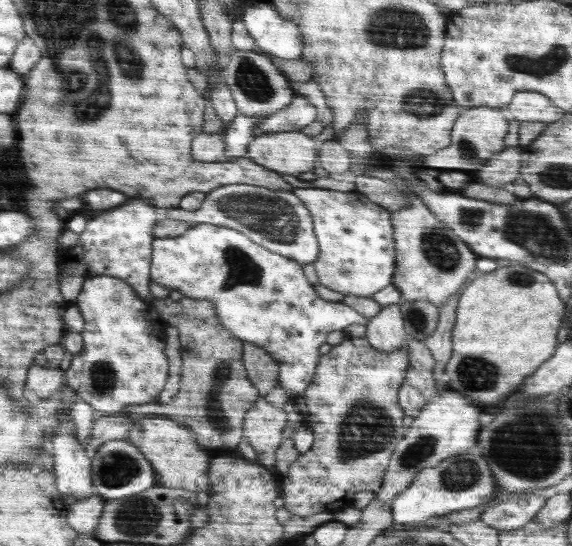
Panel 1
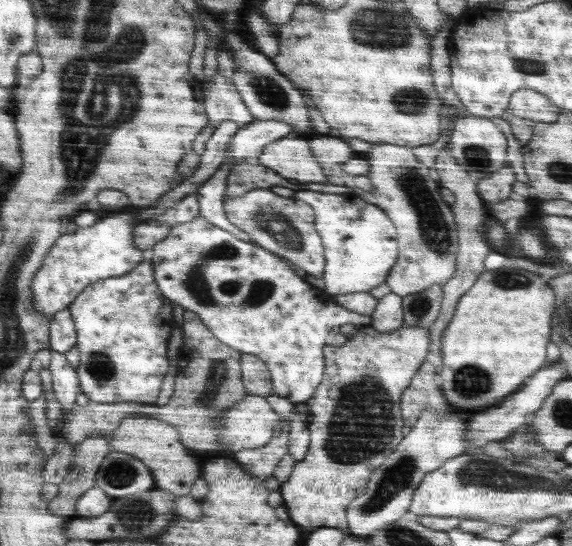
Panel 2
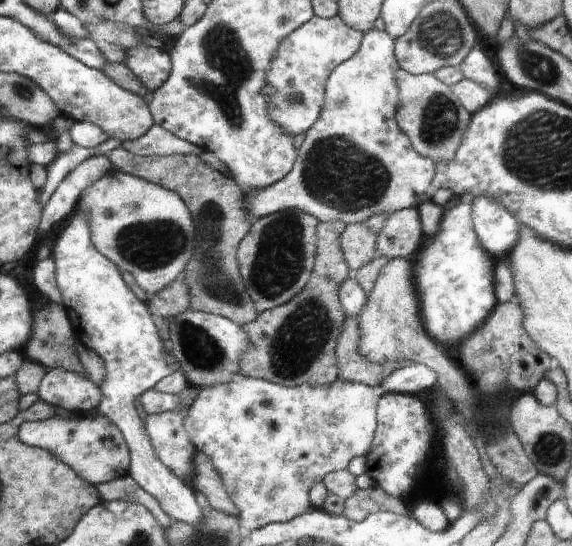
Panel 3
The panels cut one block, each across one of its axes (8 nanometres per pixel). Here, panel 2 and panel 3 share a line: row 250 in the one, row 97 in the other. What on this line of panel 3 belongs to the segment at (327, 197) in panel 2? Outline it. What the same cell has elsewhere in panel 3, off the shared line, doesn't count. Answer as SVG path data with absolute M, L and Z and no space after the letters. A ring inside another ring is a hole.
M371 29L364 33L359 53L353 58L348 58L347 62L342 62L328 78L322 116L304 136L299 158L296 158L291 173L282 181L268 186L266 190L241 190L242 202L248 214L256 220L292 209L310 214L319 222L354 225L367 221L376 214L389 214L417 206L419 197L424 193L430 193L431 183L436 175L435 164L427 155L419 154L415 150L406 132L399 127L398 70L395 40L385 31Z

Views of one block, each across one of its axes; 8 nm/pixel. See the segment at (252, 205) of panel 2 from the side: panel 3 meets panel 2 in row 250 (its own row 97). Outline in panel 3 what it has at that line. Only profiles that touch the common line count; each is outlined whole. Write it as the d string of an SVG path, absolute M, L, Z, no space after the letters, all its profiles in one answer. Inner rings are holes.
M315 16L297 29L291 37L280 42L279 51L268 70L268 85L274 89L268 95L268 110L272 122L294 136L307 133L322 116L326 103L328 78L342 62L353 58L362 47L363 33L348 26L340 16L321 18Z

